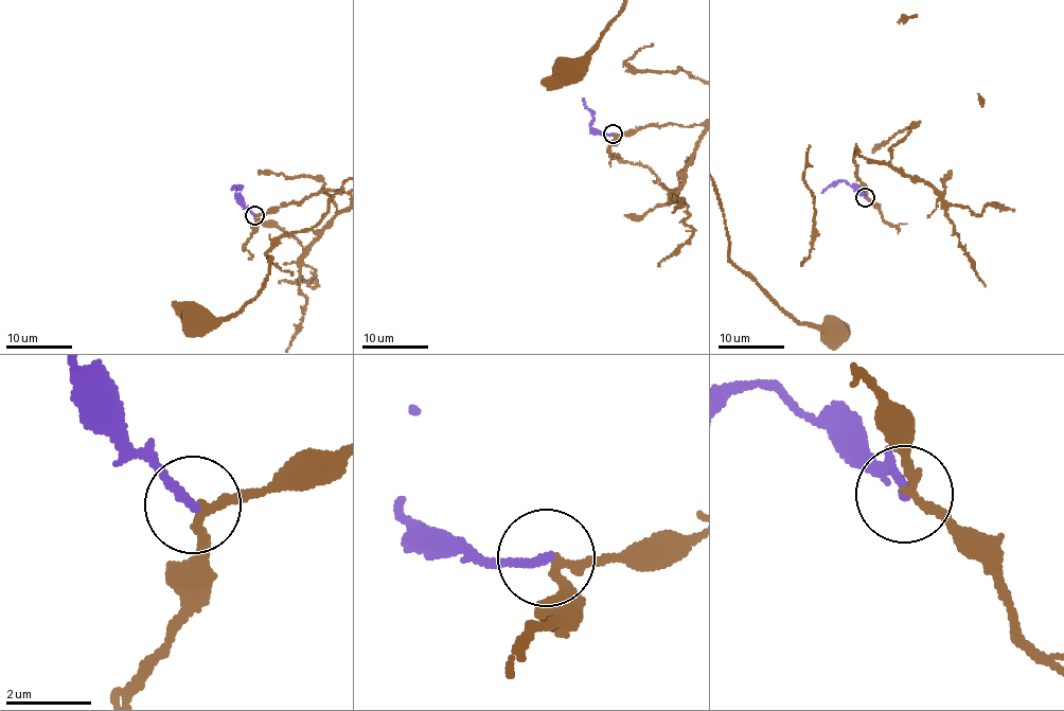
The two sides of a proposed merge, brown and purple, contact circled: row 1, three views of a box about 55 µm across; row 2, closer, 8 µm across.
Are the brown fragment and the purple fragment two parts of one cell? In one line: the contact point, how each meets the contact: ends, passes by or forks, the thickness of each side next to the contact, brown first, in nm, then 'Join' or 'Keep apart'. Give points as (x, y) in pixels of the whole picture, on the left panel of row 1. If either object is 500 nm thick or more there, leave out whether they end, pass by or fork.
Place: (254, 215). At the ring brown passes by. At the ring purple ends. Thickness 190 nm (brown) against 220 nm. Keep apart

